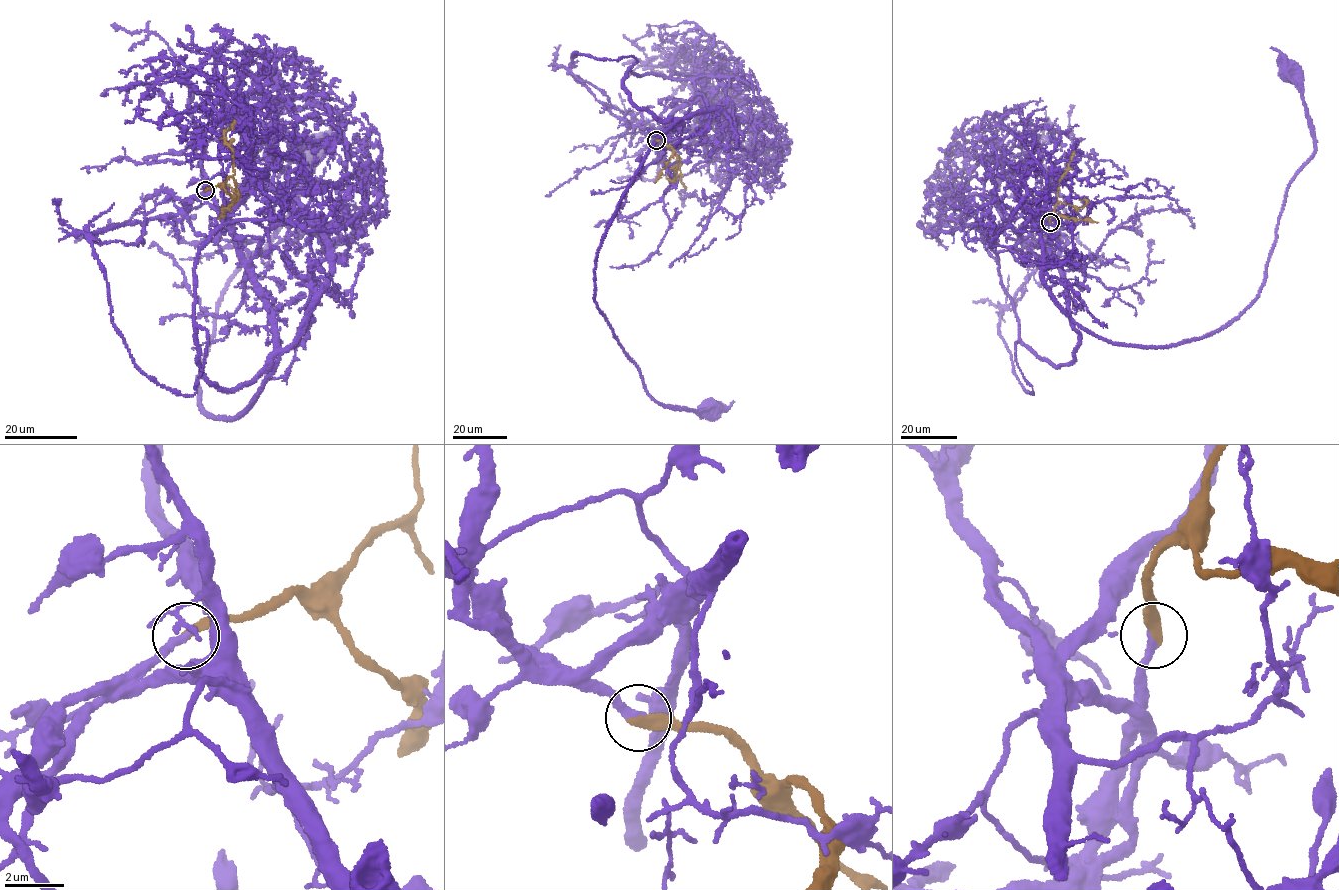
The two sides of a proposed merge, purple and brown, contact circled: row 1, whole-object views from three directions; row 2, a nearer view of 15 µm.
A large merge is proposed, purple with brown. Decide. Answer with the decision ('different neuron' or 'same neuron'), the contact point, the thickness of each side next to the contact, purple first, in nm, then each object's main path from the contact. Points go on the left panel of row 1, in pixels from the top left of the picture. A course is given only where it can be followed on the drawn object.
same neuron; place (205, 190); calibres 280 and 360 nm; course purple (205, 190), (263, 300), (278, 357), (231, 420), (203, 411), (197, 385), (217, 301), (289, 212), (309, 150); course brown (205, 190), (234, 174), (233, 150), (225, 142), (224, 132), (234, 119)

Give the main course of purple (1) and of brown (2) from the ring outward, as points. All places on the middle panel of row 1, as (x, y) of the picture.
1: (656, 140), (677, 120), (622, 198), (598, 251), (593, 296), (656, 400), (699, 414), (709, 406)
2: (656, 140), (663, 140), (678, 155), (681, 163), (676, 177), (686, 189)

